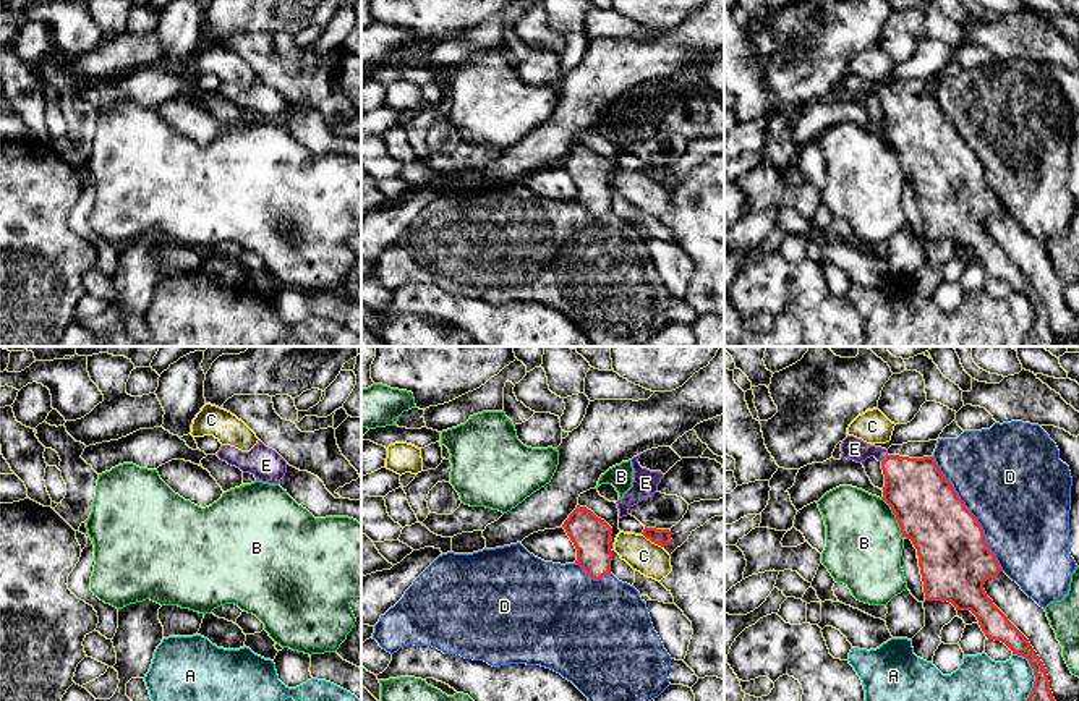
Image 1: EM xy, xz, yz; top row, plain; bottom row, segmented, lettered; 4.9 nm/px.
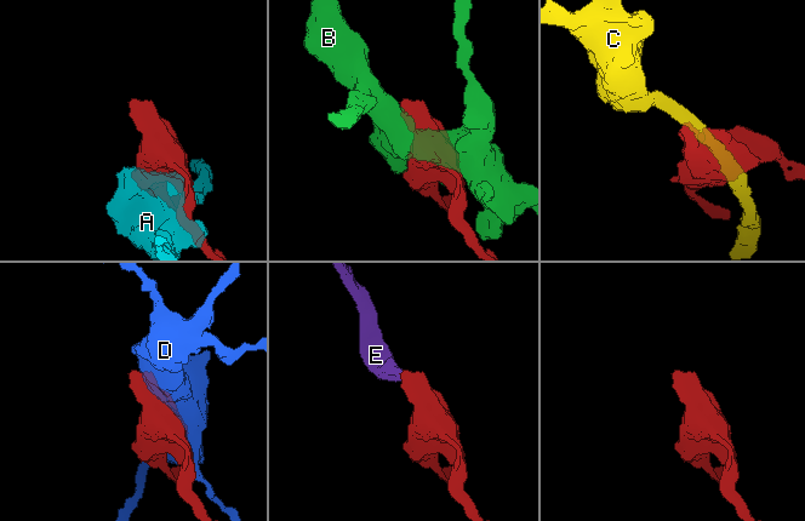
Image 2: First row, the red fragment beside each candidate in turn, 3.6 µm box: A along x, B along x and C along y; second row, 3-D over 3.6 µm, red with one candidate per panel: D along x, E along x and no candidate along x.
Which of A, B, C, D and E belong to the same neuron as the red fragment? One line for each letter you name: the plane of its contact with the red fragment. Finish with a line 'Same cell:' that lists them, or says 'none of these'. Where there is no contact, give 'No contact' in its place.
E: Touches red in yz
Same cell: E

